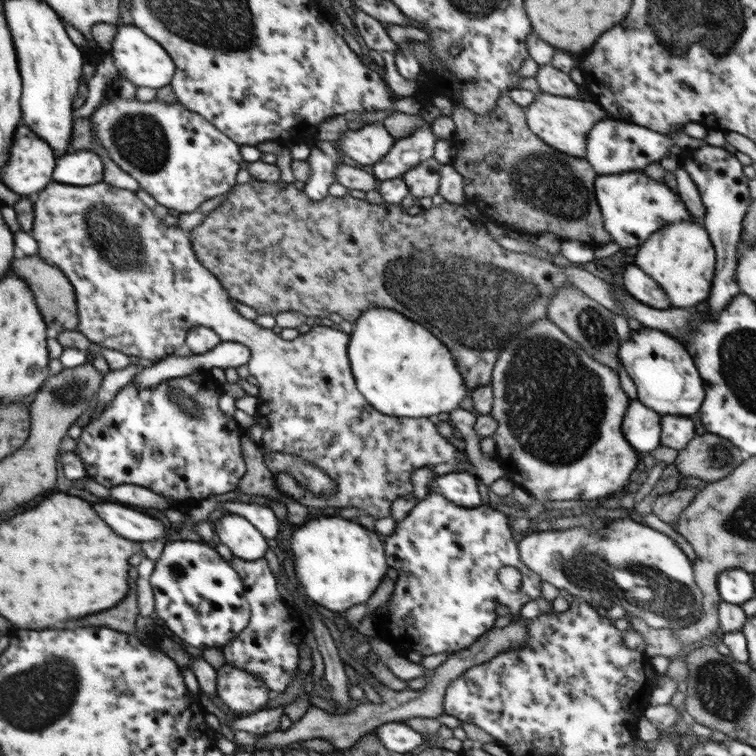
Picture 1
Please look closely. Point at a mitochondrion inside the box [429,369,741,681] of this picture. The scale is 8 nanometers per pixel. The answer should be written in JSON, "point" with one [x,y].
{"point":[676,602]}

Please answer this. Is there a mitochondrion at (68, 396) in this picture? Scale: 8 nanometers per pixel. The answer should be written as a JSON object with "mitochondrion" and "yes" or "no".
{"mitochondrion":"yes"}

